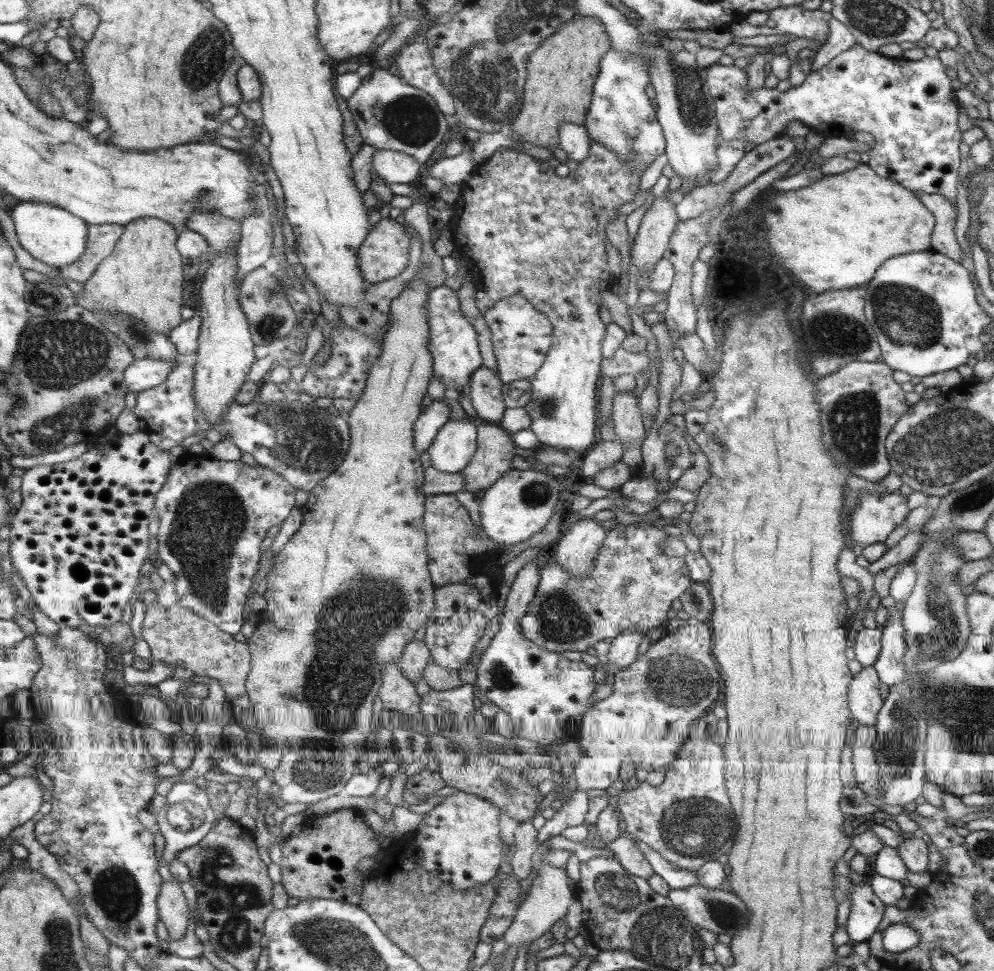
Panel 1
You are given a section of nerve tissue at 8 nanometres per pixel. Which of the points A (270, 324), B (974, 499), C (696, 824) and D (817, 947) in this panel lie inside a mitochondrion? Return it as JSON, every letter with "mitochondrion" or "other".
{"A":"mitochondrion","B":"mitochondrion","C":"mitochondrion","D":"other"}

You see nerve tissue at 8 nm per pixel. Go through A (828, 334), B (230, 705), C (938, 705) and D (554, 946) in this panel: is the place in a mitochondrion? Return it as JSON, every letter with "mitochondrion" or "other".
{"A":"mitochondrion","B":"other","C":"other","D":"other"}

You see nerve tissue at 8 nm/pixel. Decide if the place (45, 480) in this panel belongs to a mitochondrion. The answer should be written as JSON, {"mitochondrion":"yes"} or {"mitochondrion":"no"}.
{"mitochondrion":"no"}

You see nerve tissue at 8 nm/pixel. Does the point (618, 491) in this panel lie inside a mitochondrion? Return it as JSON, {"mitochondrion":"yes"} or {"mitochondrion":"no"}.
{"mitochondrion":"no"}

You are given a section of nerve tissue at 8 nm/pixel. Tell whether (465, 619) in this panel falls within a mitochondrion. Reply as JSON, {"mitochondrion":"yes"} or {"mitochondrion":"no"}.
{"mitochondrion":"no"}

